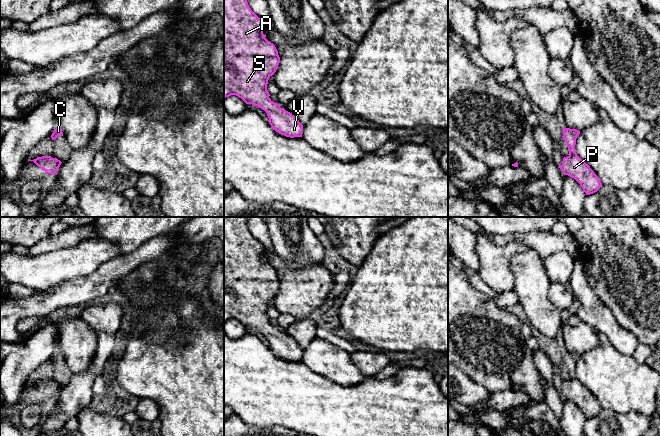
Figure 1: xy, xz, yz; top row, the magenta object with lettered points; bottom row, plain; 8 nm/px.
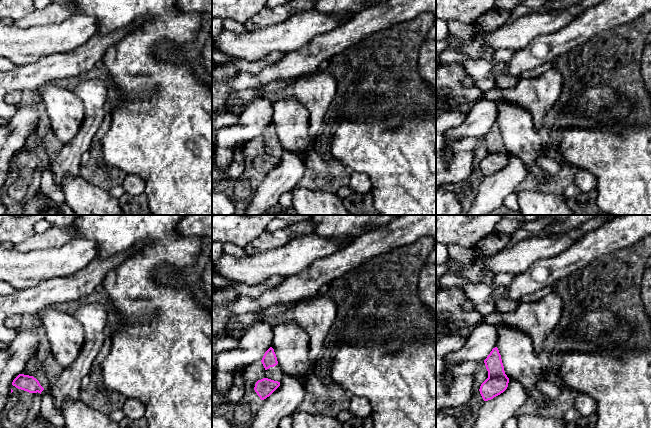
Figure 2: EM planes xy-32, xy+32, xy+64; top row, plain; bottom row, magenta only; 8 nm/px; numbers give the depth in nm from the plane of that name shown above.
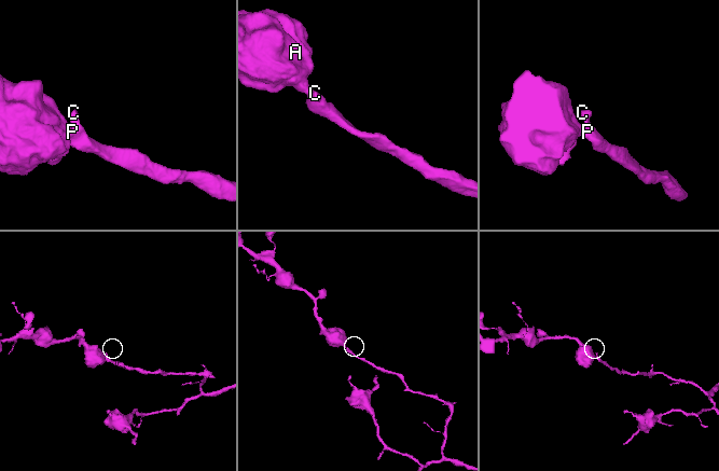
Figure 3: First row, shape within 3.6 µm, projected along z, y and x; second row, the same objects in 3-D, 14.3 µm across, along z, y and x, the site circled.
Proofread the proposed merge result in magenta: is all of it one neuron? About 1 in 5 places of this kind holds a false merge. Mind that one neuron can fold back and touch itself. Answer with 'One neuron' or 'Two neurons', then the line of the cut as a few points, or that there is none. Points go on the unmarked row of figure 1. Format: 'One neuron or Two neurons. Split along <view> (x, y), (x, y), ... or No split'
One neuron. No split

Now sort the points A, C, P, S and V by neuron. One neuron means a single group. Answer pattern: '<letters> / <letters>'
A C P S V

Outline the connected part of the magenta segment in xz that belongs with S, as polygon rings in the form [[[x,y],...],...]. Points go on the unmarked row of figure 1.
[[[224,217],[224,323],[231,319],[267,337],[272,353],[286,361],[302,361],[303,349],[290,336],[273,326],[267,314],[269,302],[280,287],[278,275],[264,258],[263,245],[251,234],[248,217]]]

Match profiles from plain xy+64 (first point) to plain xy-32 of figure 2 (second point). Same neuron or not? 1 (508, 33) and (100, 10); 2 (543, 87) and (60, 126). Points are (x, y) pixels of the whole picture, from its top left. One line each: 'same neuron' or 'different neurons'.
1: different neurons
2: different neurons

